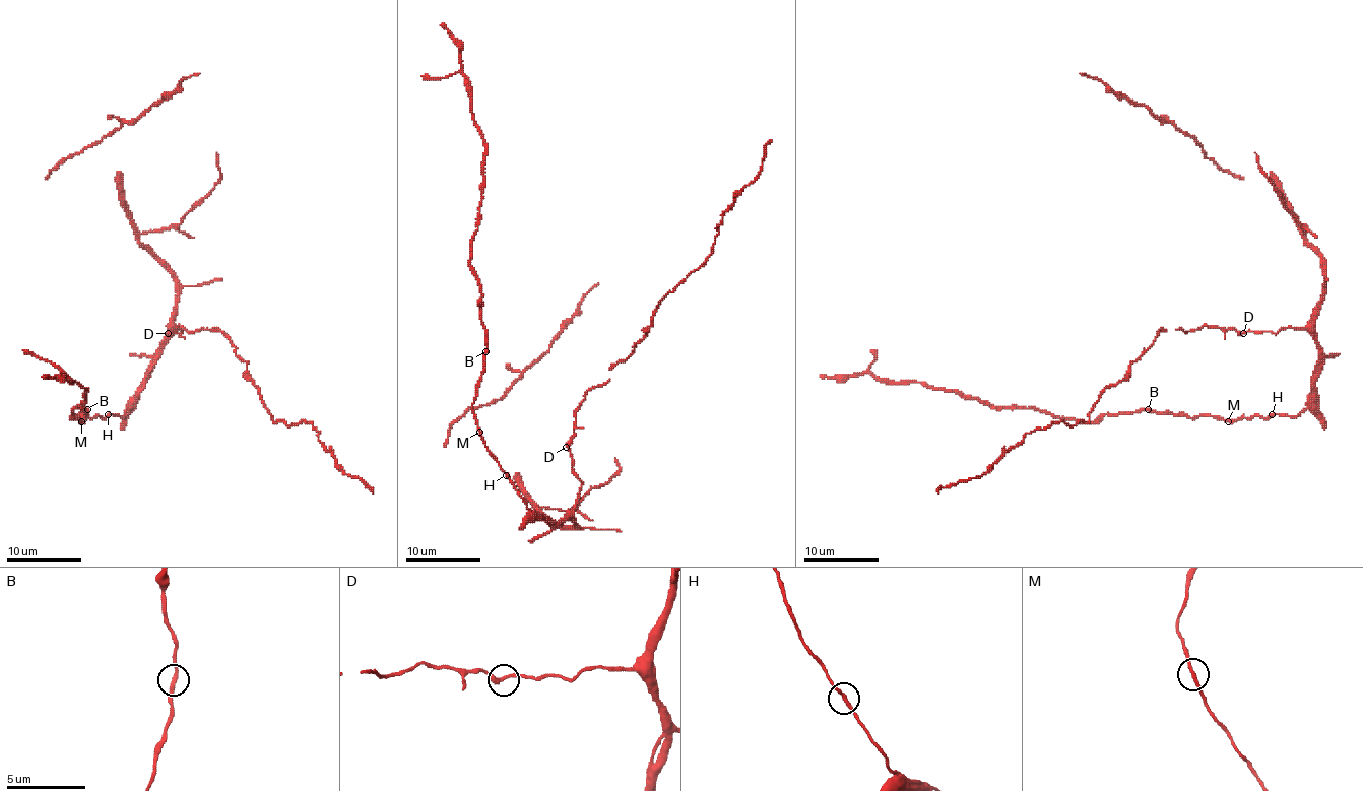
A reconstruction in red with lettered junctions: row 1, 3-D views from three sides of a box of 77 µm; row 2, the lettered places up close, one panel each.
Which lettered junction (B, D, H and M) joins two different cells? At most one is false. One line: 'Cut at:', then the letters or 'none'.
Cut at: none

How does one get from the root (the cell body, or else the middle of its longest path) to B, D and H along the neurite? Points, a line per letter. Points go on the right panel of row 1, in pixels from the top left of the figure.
B: (1317, 379), (1315, 399), (1296, 416), (1225, 419), (1157, 414), (1148, 408)
D: (1317, 379), (1317, 340), (1305, 329), (1285, 328), (1276, 333), (1243, 333)
H: (1317, 379), (1315, 399), (1304, 410), (1296, 416), (1272, 414)

